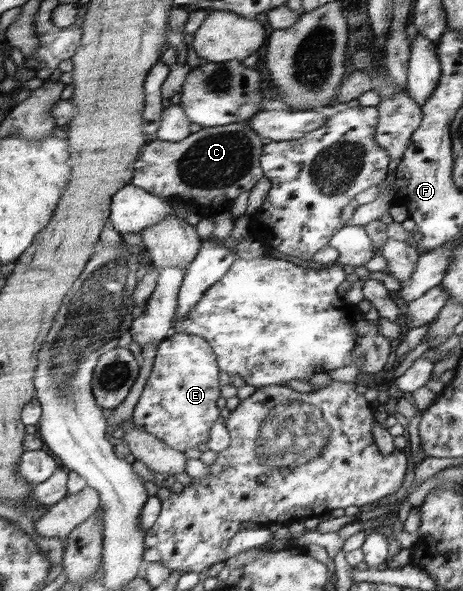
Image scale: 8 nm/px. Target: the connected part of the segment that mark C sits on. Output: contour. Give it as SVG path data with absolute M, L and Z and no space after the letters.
M231 123L218 127L203 127L200 131L191 133L181 142L155 139L151 144L143 148L135 177L131 185L145 190L153 196L165 199L171 197L184 204L187 200L197 204L211 204L217 196L225 196L227 200L233 200L241 194L241 190L251 190L257 180L264 177L261 168L263 140L249 125L243 123Z

